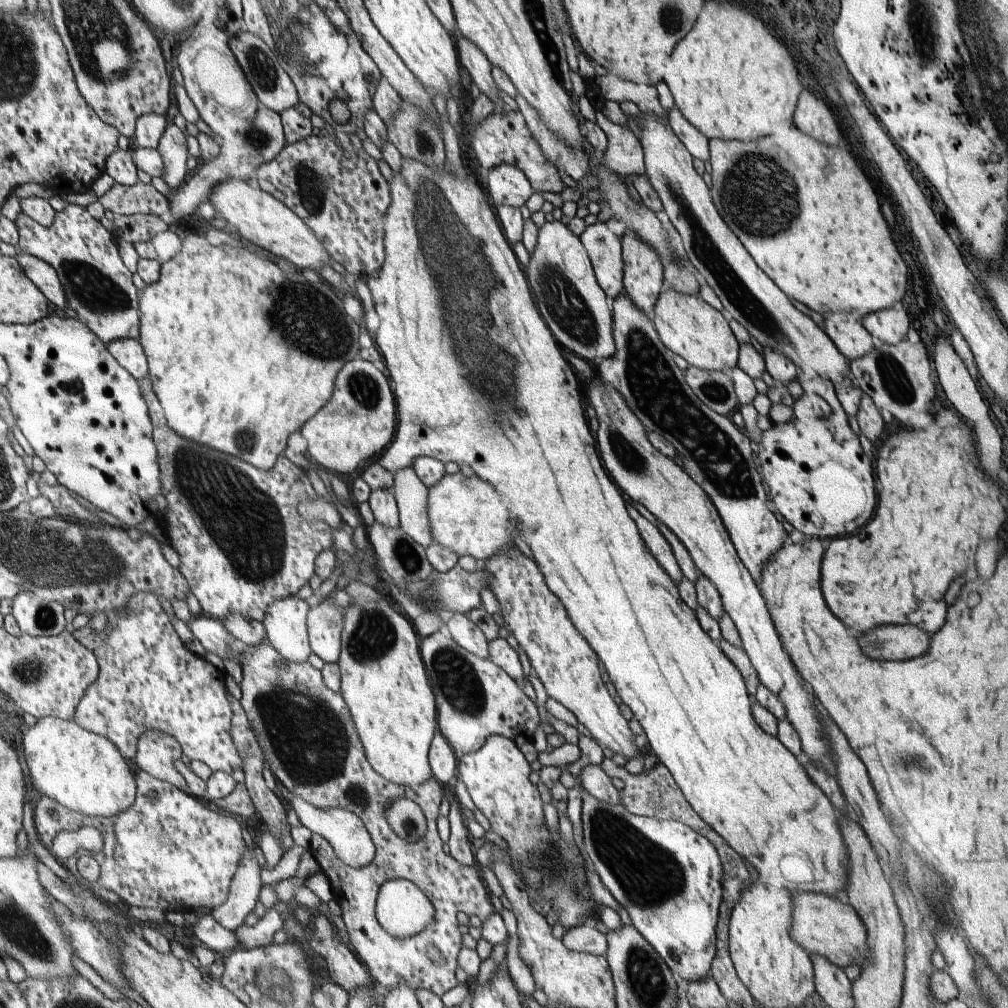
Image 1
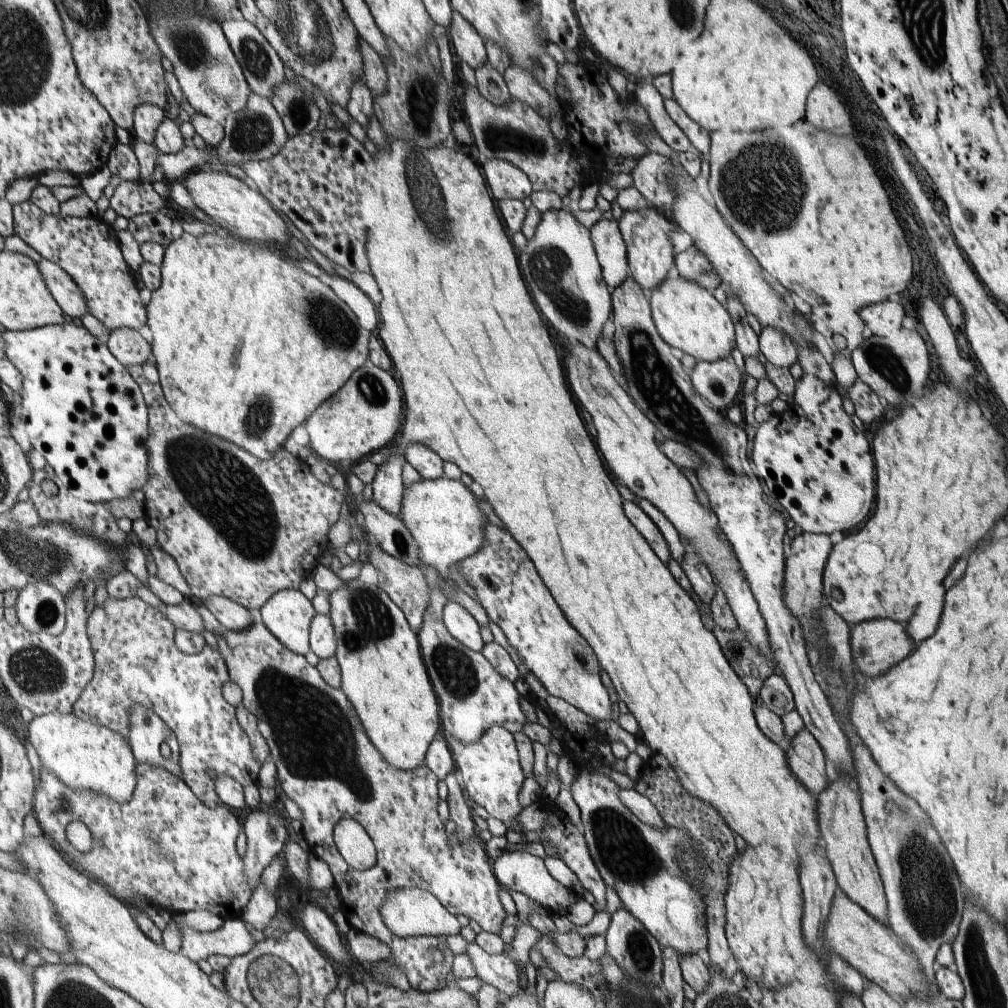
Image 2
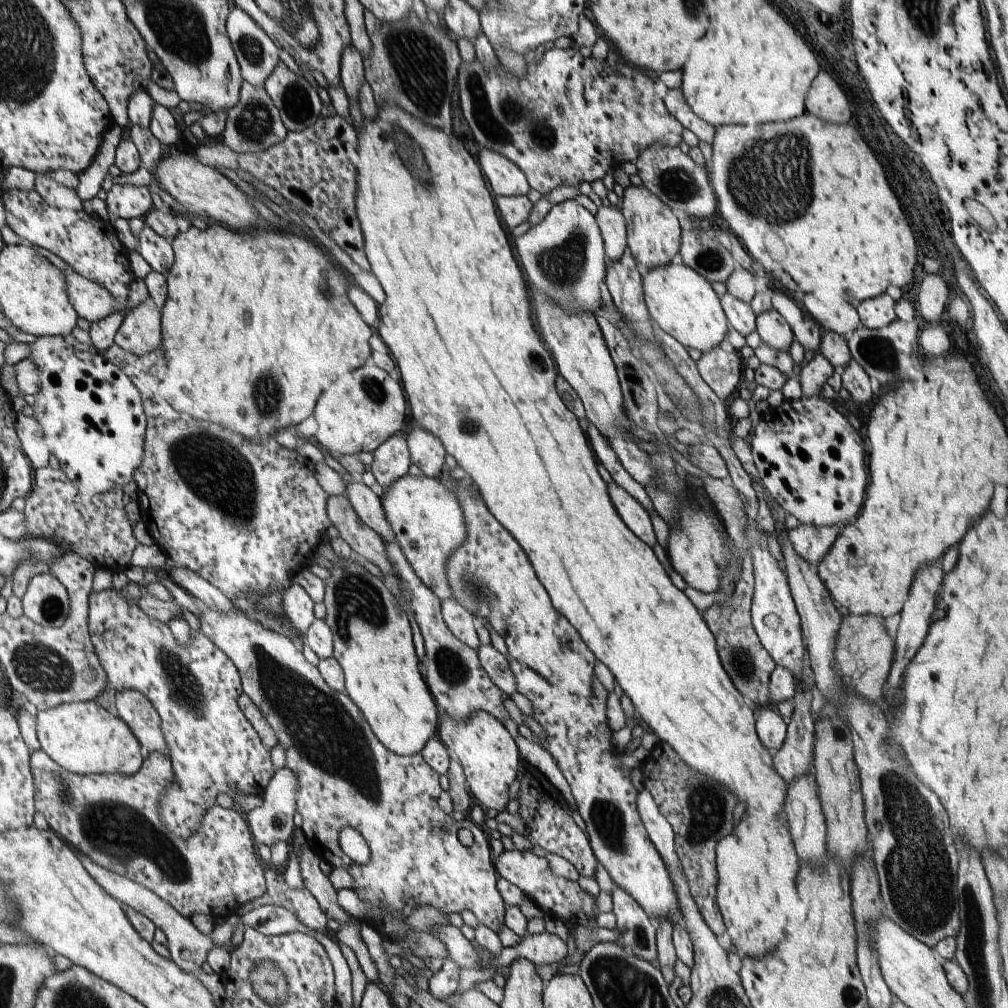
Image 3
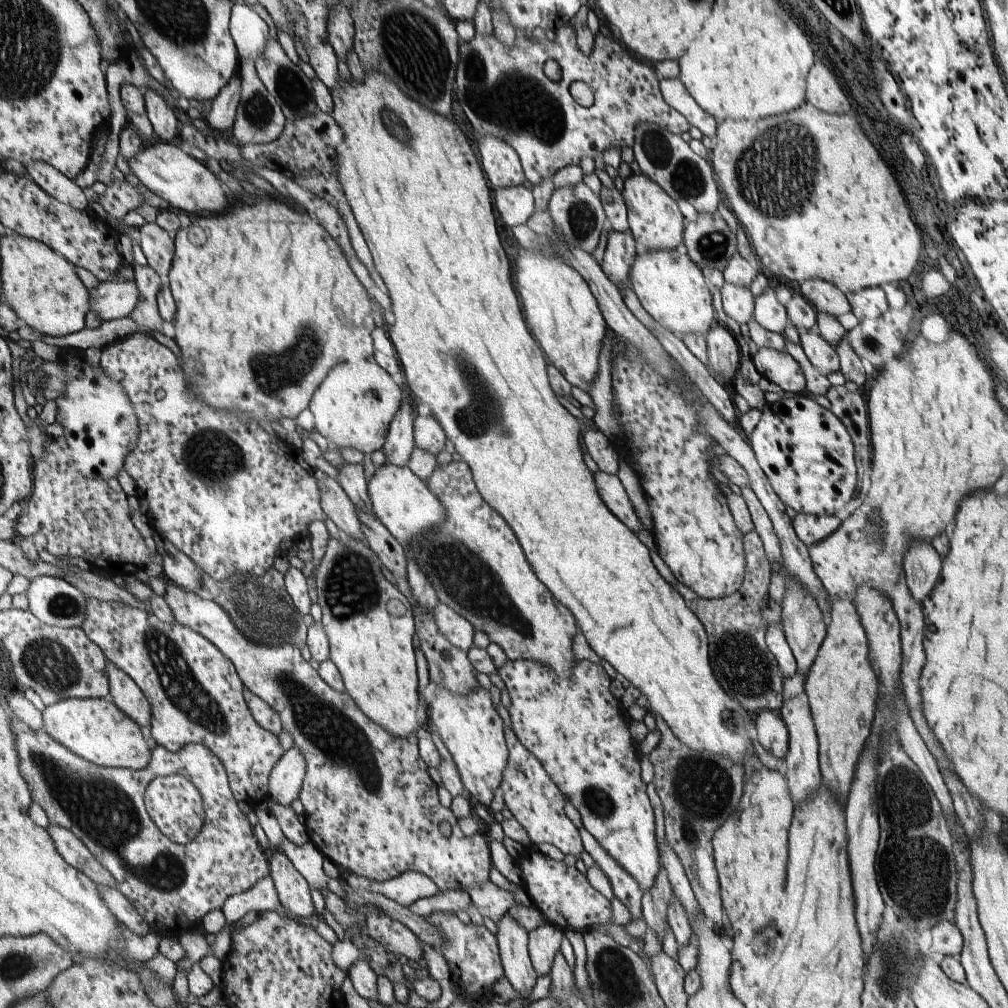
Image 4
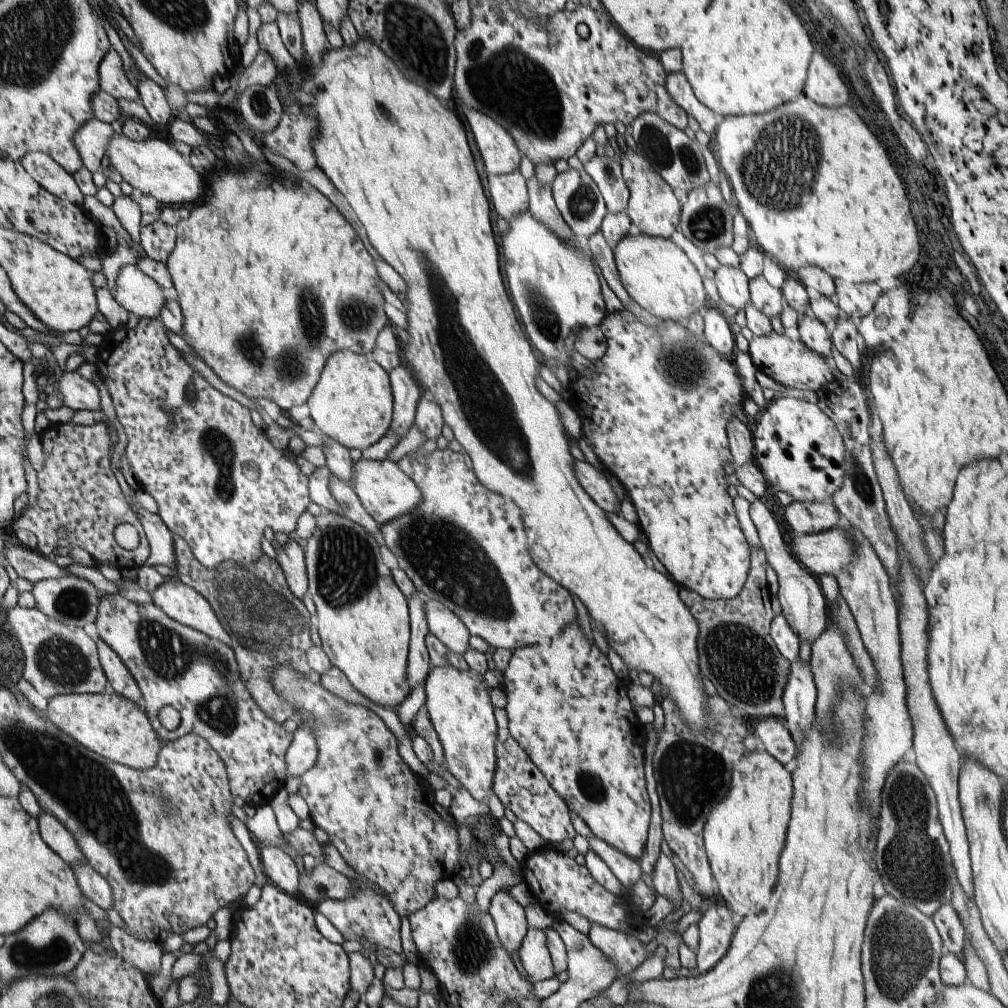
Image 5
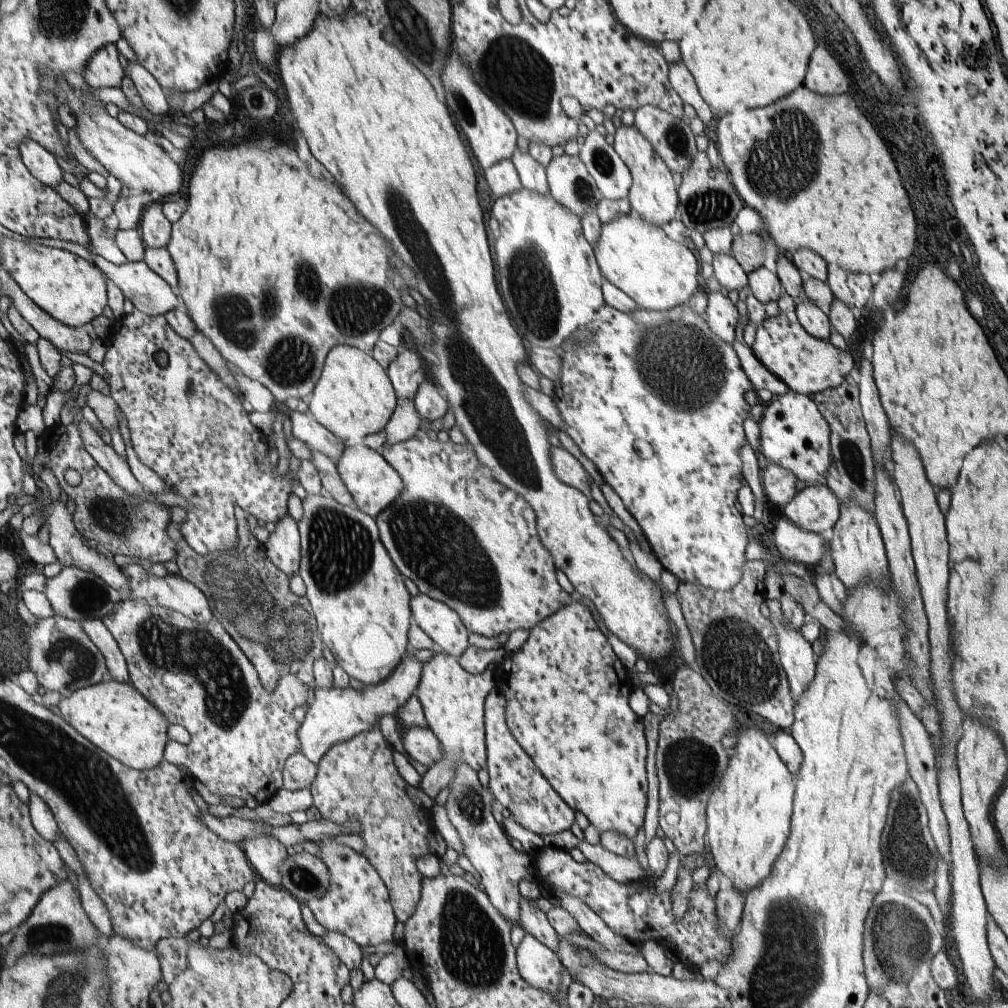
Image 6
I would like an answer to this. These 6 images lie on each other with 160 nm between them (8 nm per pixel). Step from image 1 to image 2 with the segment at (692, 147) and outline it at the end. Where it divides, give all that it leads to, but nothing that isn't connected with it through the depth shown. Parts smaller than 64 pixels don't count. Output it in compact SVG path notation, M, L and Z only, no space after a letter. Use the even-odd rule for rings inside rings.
M672 96L670 98L663 98L665 109L668 116L682 129L682 132L690 139L695 152L701 156L709 154L711 149L711 133L709 130L702 128L697 122L694 122L682 110L682 107L676 102Z

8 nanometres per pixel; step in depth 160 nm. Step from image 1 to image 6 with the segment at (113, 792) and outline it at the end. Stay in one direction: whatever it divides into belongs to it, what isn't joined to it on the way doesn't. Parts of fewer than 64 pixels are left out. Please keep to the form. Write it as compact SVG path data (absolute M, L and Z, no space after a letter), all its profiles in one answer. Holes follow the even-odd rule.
M112 680L100 682L62 697L58 708L65 722L78 734L125 766L135 770L151 770L164 761L170 724L162 712L152 706L132 684L120 684Z

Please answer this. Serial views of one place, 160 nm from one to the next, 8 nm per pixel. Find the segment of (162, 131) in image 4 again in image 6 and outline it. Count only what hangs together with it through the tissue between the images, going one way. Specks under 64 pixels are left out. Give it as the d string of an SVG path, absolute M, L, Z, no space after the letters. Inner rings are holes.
M128 62L126 76L132 80L144 106L153 116L168 116L171 114L165 90L138 62Z

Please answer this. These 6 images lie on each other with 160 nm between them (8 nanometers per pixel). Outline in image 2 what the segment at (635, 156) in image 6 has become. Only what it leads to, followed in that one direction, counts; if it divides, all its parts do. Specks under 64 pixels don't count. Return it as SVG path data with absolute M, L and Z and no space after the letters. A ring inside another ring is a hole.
M650 204L642 210L629 210L622 213L619 229L627 246L629 274L646 294L650 294L650 291L666 278L670 266L675 263L674 248L668 237L668 232L674 231L675 227L676 224L670 218L656 214L656 208ZM640 211L648 214L643 217Z

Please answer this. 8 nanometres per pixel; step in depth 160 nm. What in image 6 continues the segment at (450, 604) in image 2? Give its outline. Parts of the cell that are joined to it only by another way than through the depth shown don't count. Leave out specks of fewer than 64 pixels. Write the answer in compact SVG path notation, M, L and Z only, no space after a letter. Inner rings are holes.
M419 593L410 600L417 626L432 638L445 654L460 657L469 648L469 632L460 616L440 600Z

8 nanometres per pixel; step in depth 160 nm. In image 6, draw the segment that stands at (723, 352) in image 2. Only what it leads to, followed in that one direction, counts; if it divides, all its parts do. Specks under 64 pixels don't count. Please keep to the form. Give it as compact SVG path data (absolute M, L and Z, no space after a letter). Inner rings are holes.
M632 211L628 216L620 214L612 222L602 224L600 236L594 244L594 255L599 265L601 274L616 288L628 295L639 308L660 313L670 311L687 304L694 292L699 290L698 263L694 254L684 244L671 240L666 232L646 220L642 220L638 214Z

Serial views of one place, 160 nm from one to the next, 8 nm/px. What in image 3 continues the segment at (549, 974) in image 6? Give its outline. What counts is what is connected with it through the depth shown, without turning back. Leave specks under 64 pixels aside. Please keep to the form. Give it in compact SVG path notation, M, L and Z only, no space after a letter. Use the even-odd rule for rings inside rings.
M544 930L540 934L526 935L514 948L504 947L499 953L498 964L508 967L512 962L526 958L534 965L560 963L568 956L568 944L556 935Z

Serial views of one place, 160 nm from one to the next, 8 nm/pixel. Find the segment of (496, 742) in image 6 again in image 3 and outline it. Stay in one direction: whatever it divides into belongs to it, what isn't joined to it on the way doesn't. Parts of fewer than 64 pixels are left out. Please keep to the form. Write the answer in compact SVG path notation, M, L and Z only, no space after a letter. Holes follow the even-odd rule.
M526 760L524 762L524 774L518 772L518 780L520 780L520 792L518 794L518 804L520 804L520 810L518 813L522 816L524 824L528 826L528 839L531 843L537 843L544 850L550 853L556 854L557 856L562 856L565 860L568 860L581 876L593 876L595 867L598 860L594 857L589 837L585 834L578 826L574 823L574 820L568 810L565 799L562 794L548 781L548 778L539 772L534 766L531 766Z

